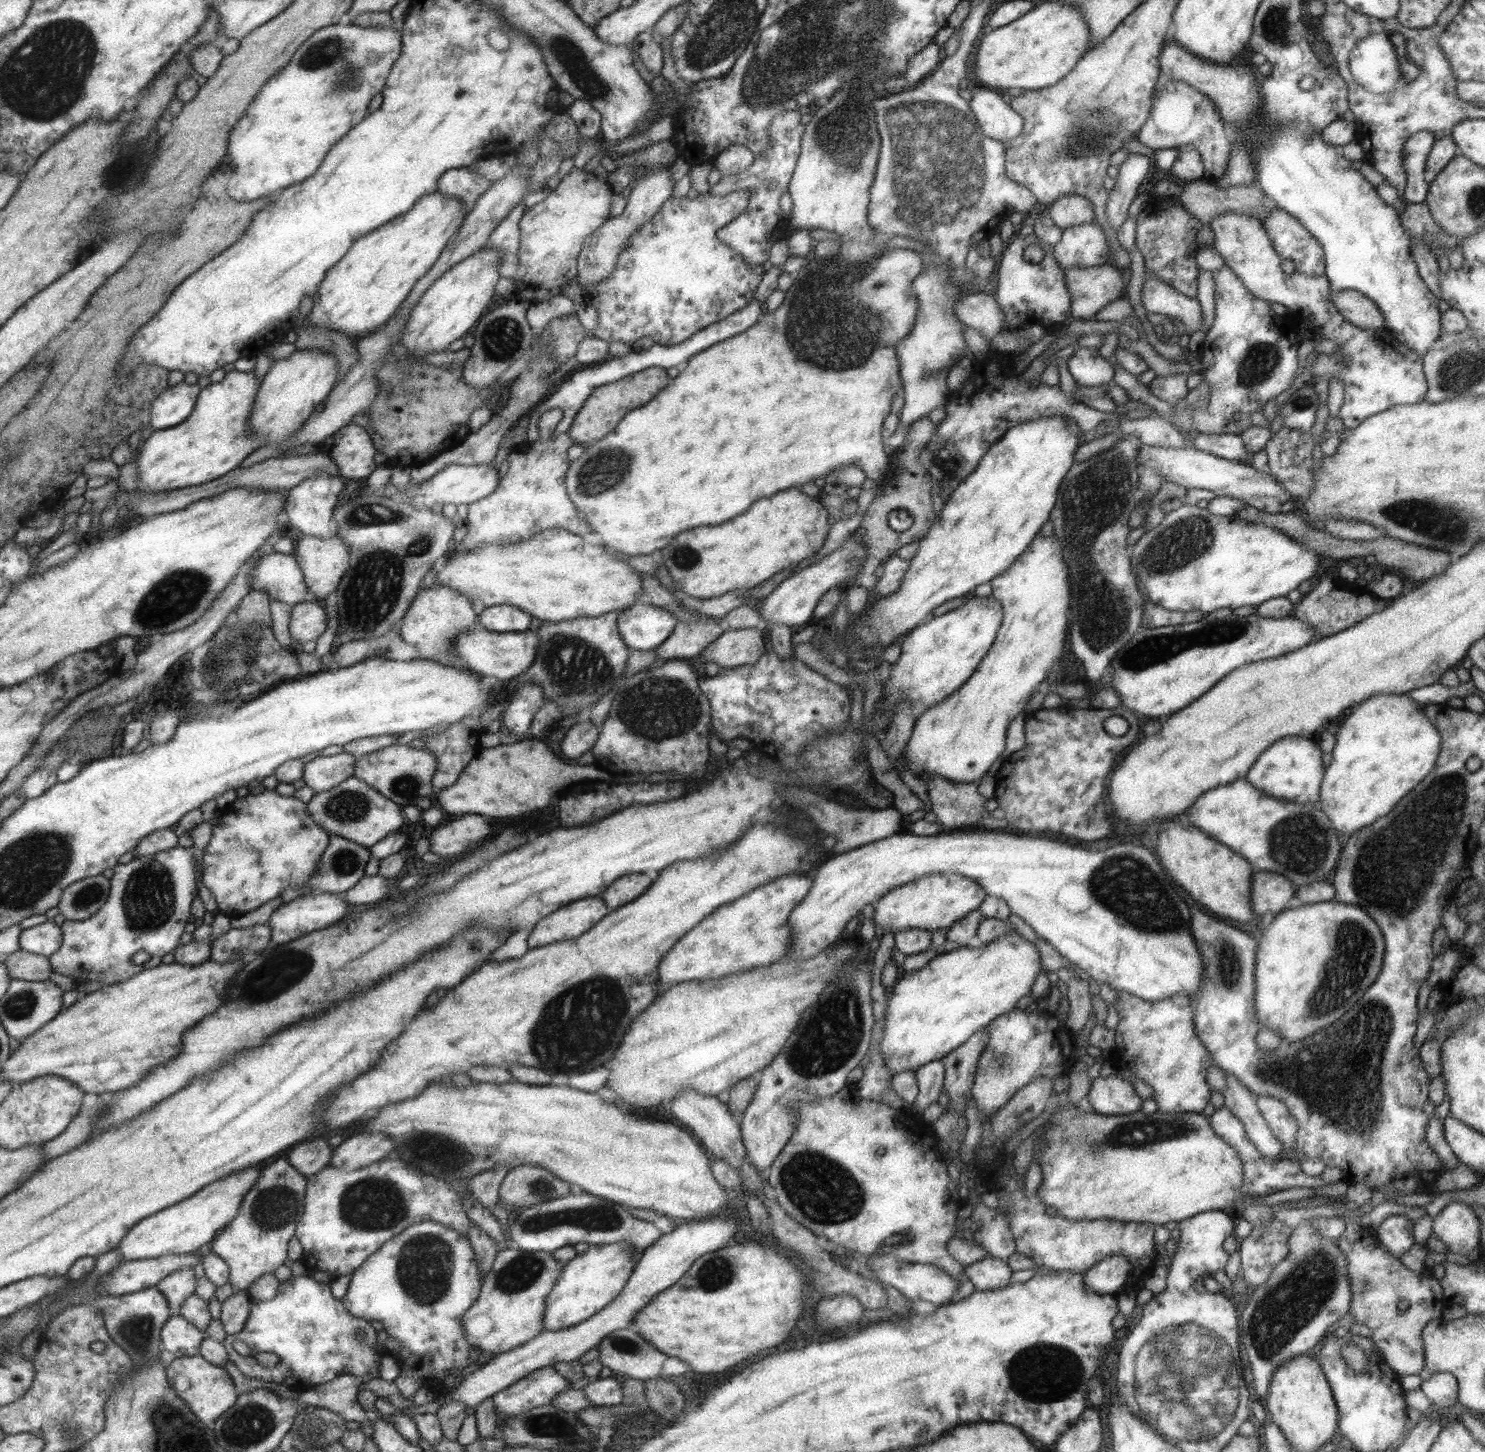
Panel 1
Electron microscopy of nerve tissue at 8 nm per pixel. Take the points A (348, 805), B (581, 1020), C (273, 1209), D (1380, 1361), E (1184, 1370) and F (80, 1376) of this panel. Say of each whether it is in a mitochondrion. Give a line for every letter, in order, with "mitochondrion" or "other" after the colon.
A: mitochondrion
B: mitochondrion
C: mitochondrion
D: other
E: mitochondrion
F: other

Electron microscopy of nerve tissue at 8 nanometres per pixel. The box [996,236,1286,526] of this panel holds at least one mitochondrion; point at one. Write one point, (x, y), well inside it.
(1262, 358)

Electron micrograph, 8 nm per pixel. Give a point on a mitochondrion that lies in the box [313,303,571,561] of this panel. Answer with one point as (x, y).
(500, 339)

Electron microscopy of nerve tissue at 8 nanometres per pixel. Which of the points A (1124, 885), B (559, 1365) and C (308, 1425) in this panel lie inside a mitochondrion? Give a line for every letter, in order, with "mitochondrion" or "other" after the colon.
A: mitochondrion
B: other
C: mitochondrion

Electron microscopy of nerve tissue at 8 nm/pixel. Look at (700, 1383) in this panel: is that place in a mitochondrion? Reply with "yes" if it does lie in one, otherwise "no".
no

